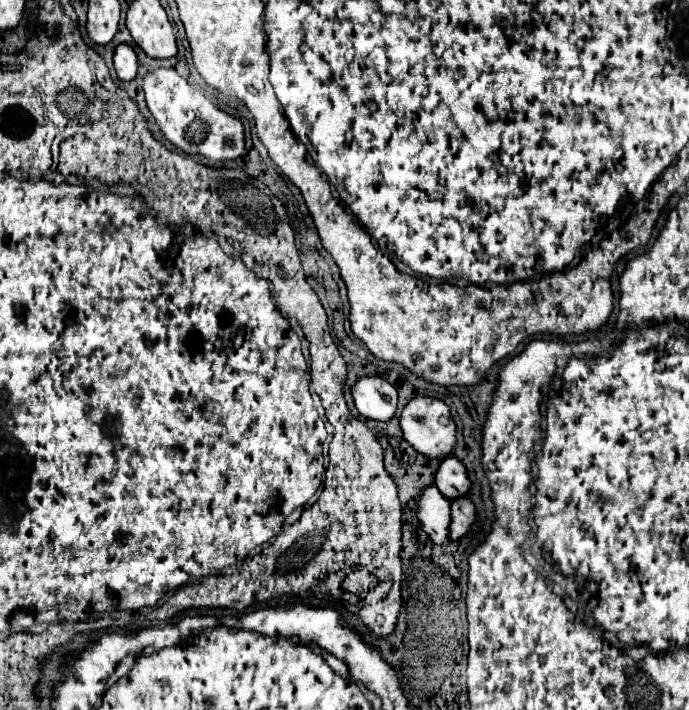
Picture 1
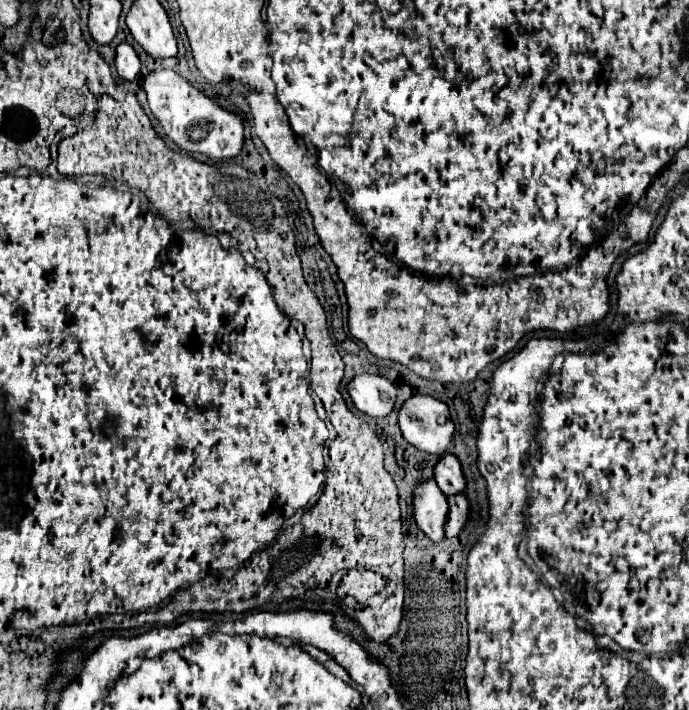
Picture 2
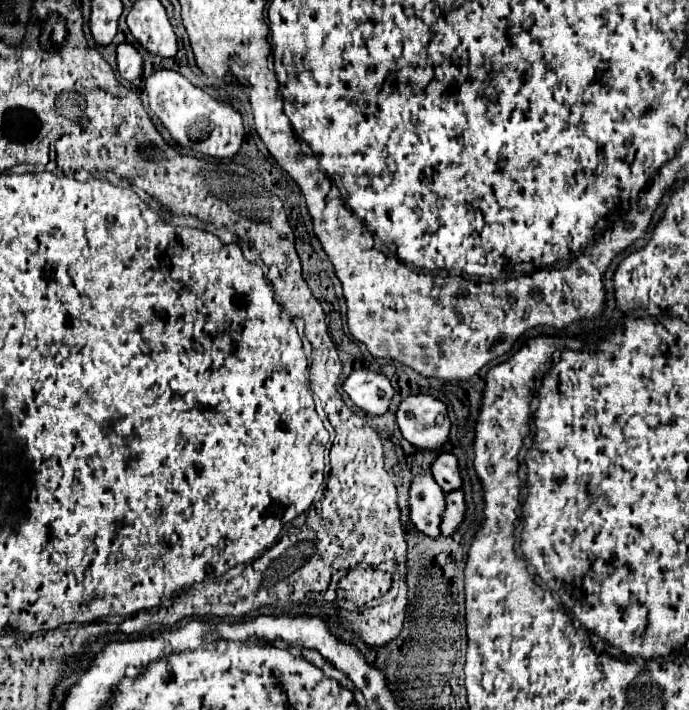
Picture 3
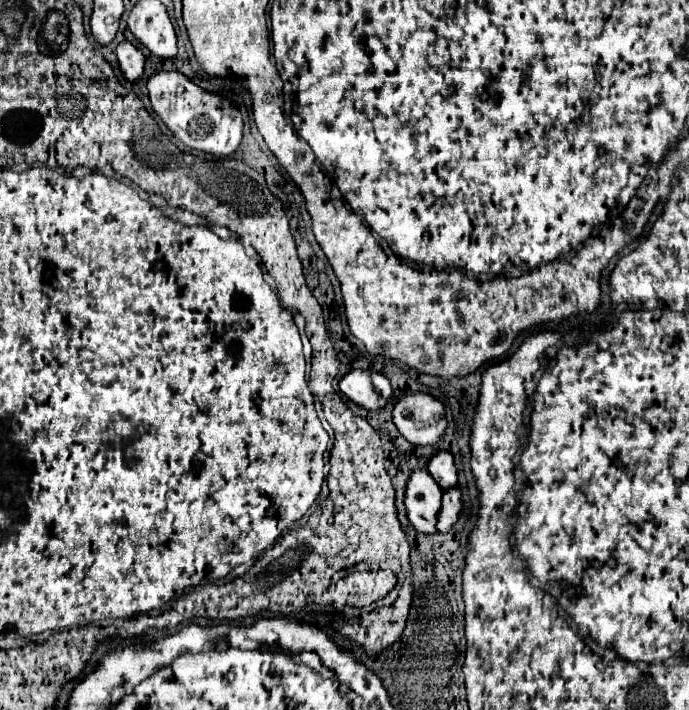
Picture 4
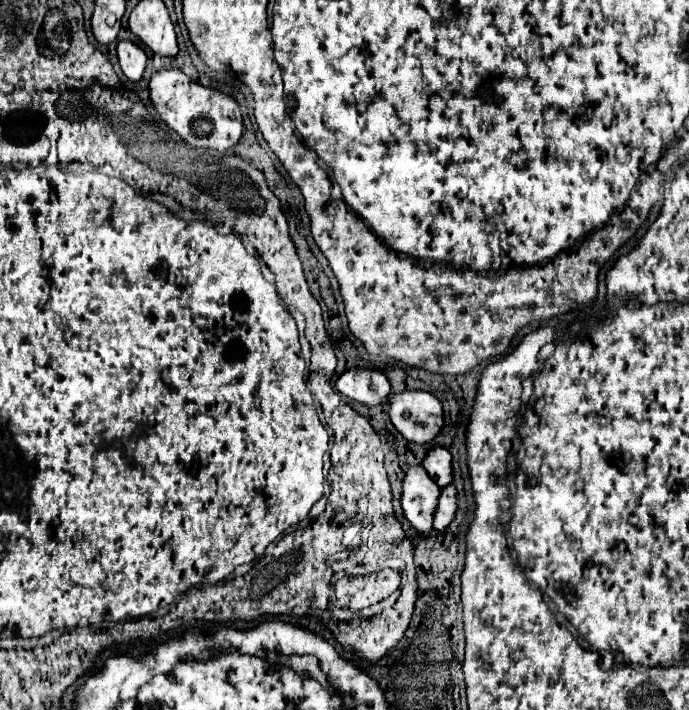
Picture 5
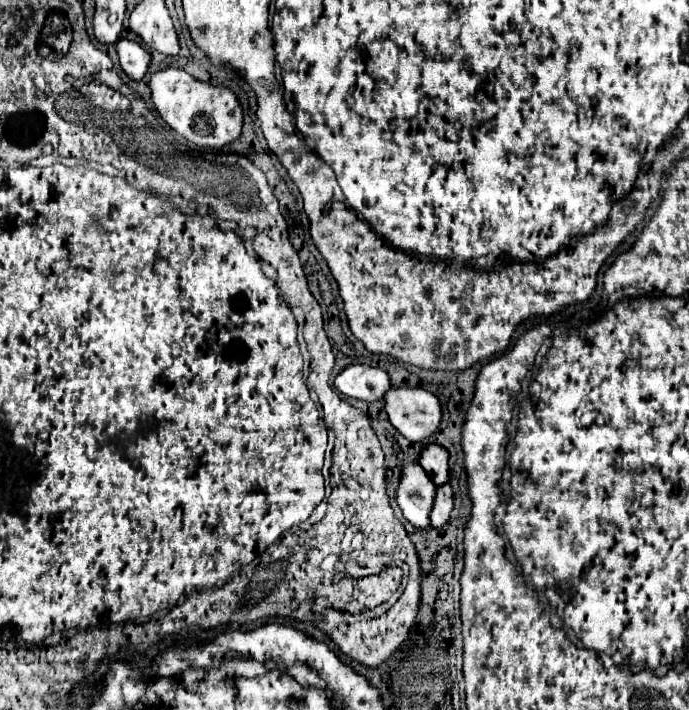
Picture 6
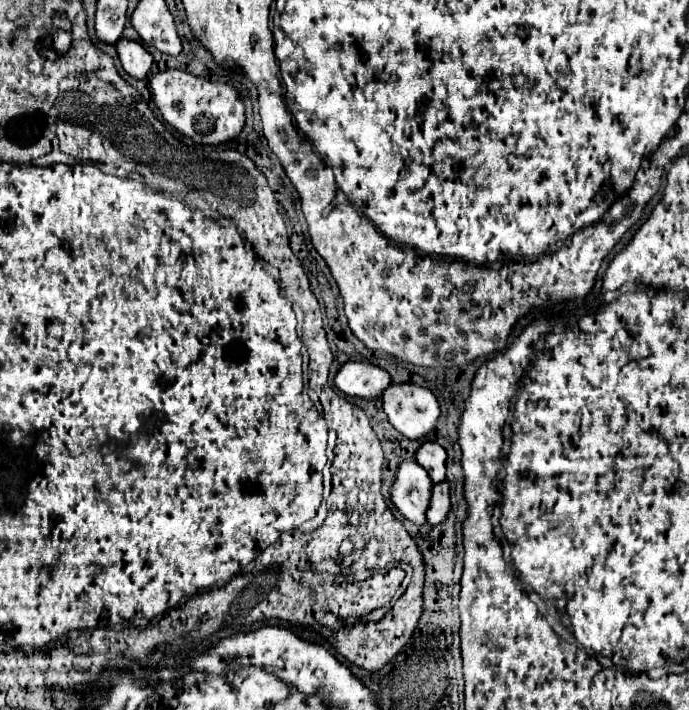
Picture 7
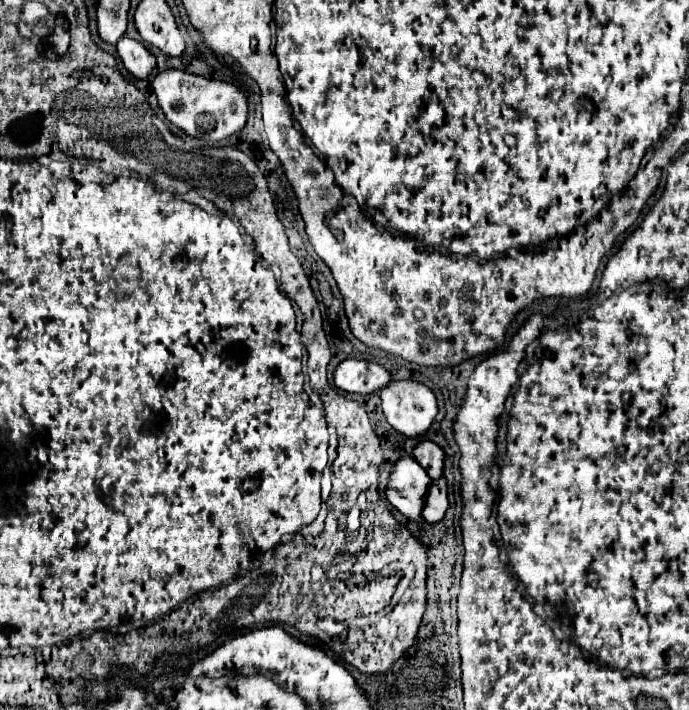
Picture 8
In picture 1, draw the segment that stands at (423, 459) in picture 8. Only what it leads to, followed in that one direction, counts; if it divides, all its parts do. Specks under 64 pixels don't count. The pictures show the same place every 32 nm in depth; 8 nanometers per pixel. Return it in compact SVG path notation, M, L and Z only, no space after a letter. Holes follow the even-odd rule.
M448 456L440 462L436 470L436 486L448 500L468 494L470 480L466 476L464 464L456 456Z

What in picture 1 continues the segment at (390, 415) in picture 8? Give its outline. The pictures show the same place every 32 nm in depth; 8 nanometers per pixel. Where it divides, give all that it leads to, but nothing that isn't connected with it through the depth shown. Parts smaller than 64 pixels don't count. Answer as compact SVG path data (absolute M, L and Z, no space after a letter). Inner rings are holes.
M426 396L412 398L400 414L404 440L430 458L442 460L450 456L456 444L456 426L452 420L442 424L442 416L450 418L450 408L442 400Z

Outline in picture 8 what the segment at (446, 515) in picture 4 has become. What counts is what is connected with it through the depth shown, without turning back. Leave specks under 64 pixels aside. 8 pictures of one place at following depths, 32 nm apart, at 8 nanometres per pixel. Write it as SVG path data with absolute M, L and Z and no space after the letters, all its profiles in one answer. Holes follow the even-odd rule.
M438 478L428 484L426 492L426 504L422 510L422 518L428 522L438 522L444 518L444 512L448 510L448 490L446 480Z

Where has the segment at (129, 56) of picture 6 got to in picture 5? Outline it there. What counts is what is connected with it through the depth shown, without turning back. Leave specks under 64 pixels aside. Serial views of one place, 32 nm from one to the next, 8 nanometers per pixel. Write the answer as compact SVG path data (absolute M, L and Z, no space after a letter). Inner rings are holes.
M120 40L118 42L118 58L120 58L120 68L126 74L126 78L132 82L138 82L144 74L146 62L148 62L146 52L134 42Z

